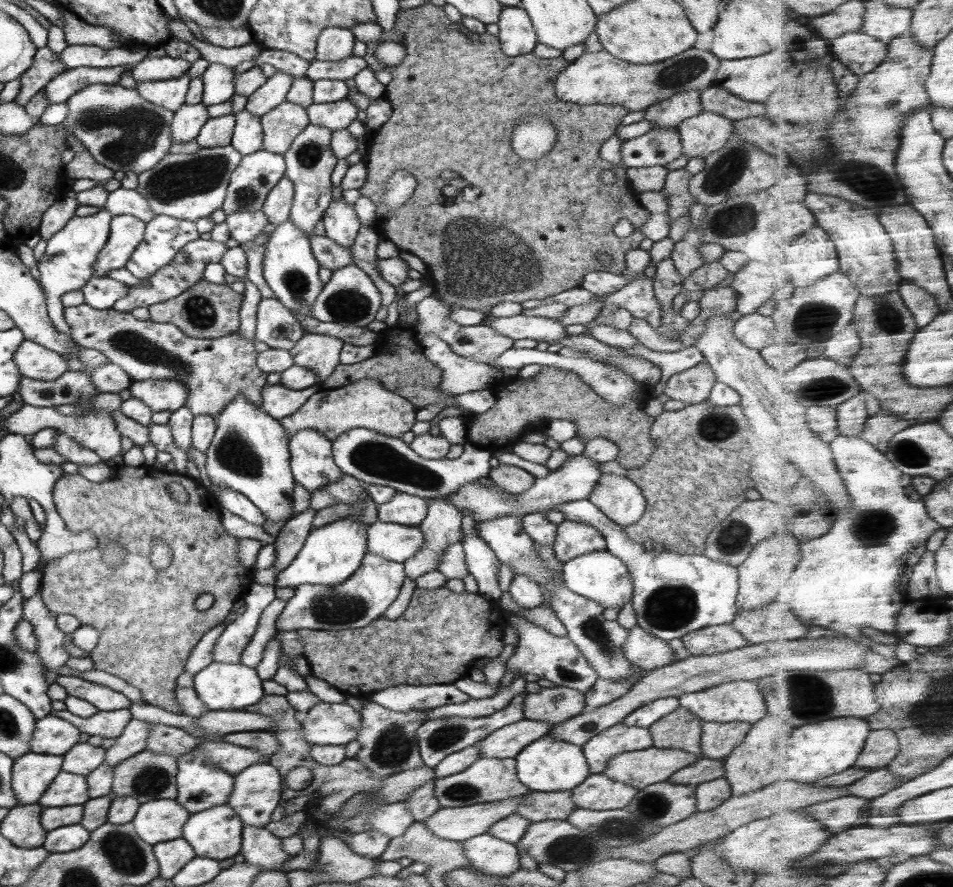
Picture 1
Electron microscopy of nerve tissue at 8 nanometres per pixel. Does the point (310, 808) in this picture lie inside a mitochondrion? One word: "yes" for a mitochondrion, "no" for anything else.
no

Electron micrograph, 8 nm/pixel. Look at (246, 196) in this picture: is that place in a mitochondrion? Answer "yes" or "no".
yes

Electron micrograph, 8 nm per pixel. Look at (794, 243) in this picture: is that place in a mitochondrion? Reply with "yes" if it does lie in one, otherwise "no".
no

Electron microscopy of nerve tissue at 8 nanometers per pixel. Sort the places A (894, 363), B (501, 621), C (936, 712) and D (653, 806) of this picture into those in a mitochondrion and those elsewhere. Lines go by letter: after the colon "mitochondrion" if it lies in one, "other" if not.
A: other
B: other
C: mitochondrion
D: mitochondrion

